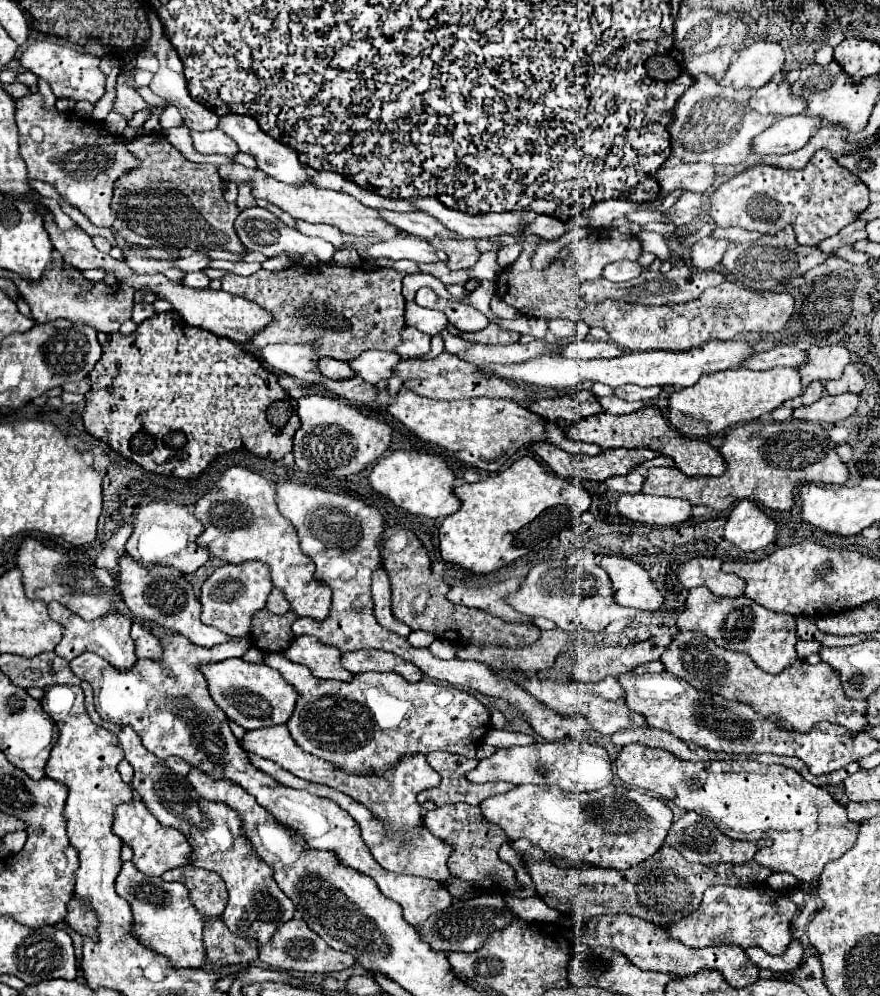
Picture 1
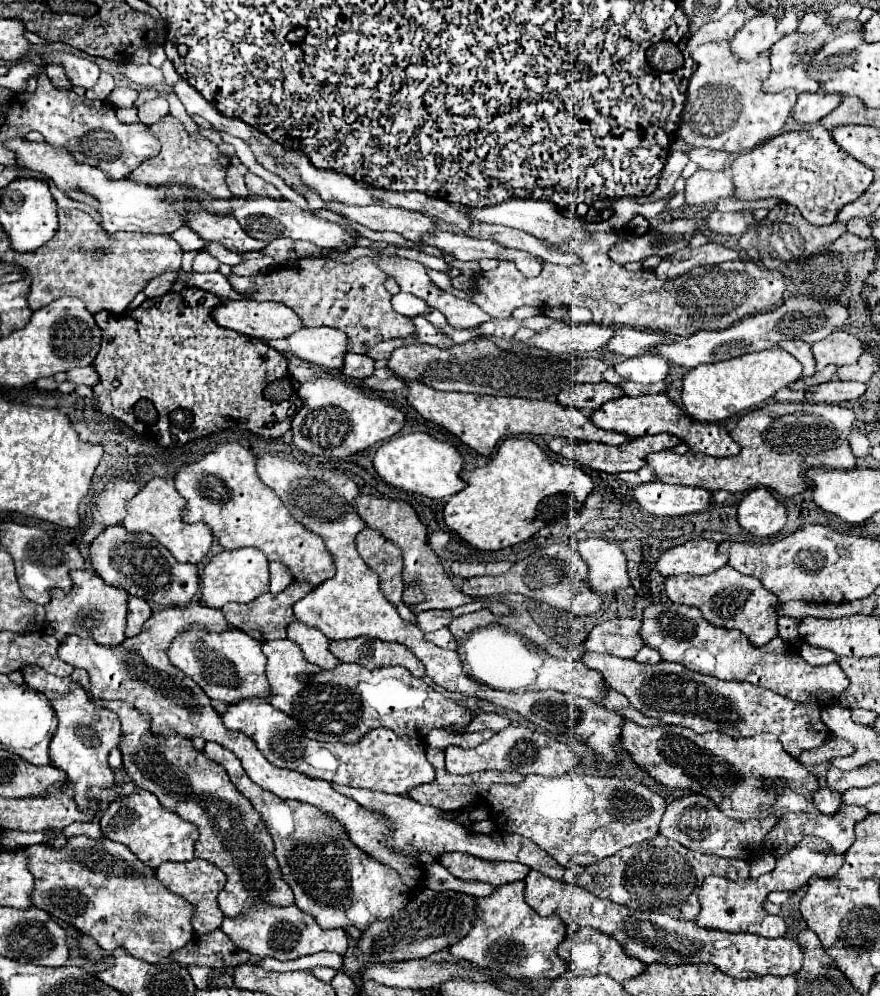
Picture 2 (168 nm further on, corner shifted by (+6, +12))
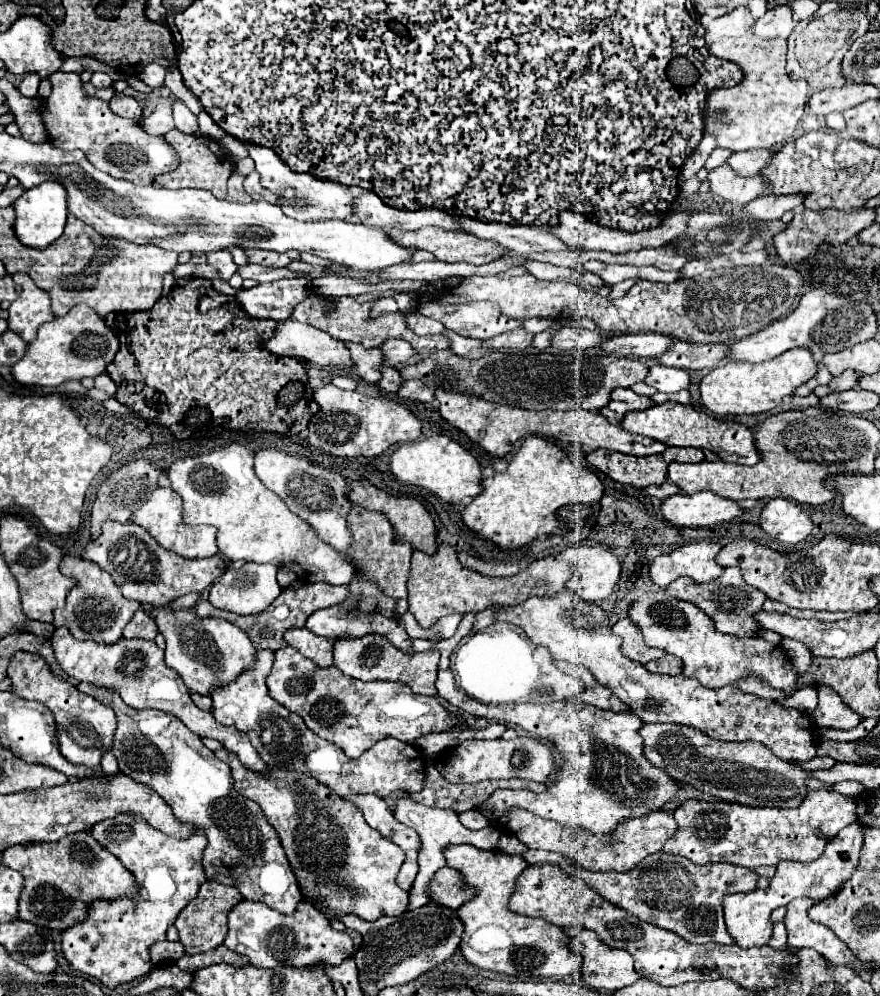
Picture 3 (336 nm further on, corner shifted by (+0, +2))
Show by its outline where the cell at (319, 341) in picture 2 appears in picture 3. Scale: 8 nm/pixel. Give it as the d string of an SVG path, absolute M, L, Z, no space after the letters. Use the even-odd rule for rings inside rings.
M345 341L345 345L351 351L351 361L353 361L353 365L349 369L345 367L345 371L357 381L365 381L365 383L379 381L381 377L379 369L383 365L381 349L365 349L363 345L351 341Z

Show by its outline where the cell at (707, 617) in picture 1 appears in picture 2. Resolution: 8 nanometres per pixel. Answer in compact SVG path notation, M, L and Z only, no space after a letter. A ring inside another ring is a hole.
M725 565L705 577L695 577L695 575L665 577L665 593L673 603L693 605L693 607L701 609L703 617L717 627L739 629L741 633L745 633L749 637L749 641L755 647L761 647L761 645L769 643L773 637L777 637L779 615L773 611L773 605L777 605L779 599L773 597L773 593L769 593L761 585L761 581L757 581L755 577L743 575L729 565Z

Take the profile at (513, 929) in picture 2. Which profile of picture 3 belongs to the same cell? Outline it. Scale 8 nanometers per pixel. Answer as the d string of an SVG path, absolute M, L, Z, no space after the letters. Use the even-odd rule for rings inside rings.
M453 845L443 853L447 865L461 871L465 881L477 889L477 897L457 911L465 923L465 933L459 947L471 965L521 979L563 979L579 971L581 959L571 951L567 943L569 935L563 929L543 919L519 915L509 909L509 897L513 895L515 883L527 867L523 857L501 851L479 851L471 845Z

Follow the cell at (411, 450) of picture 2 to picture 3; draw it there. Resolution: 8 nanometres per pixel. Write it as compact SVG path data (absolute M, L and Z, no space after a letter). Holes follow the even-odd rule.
M445 435L399 445L391 455L389 467L397 481L429 489L433 495L447 503L459 503L465 497L475 497L481 493L481 465L457 441Z

